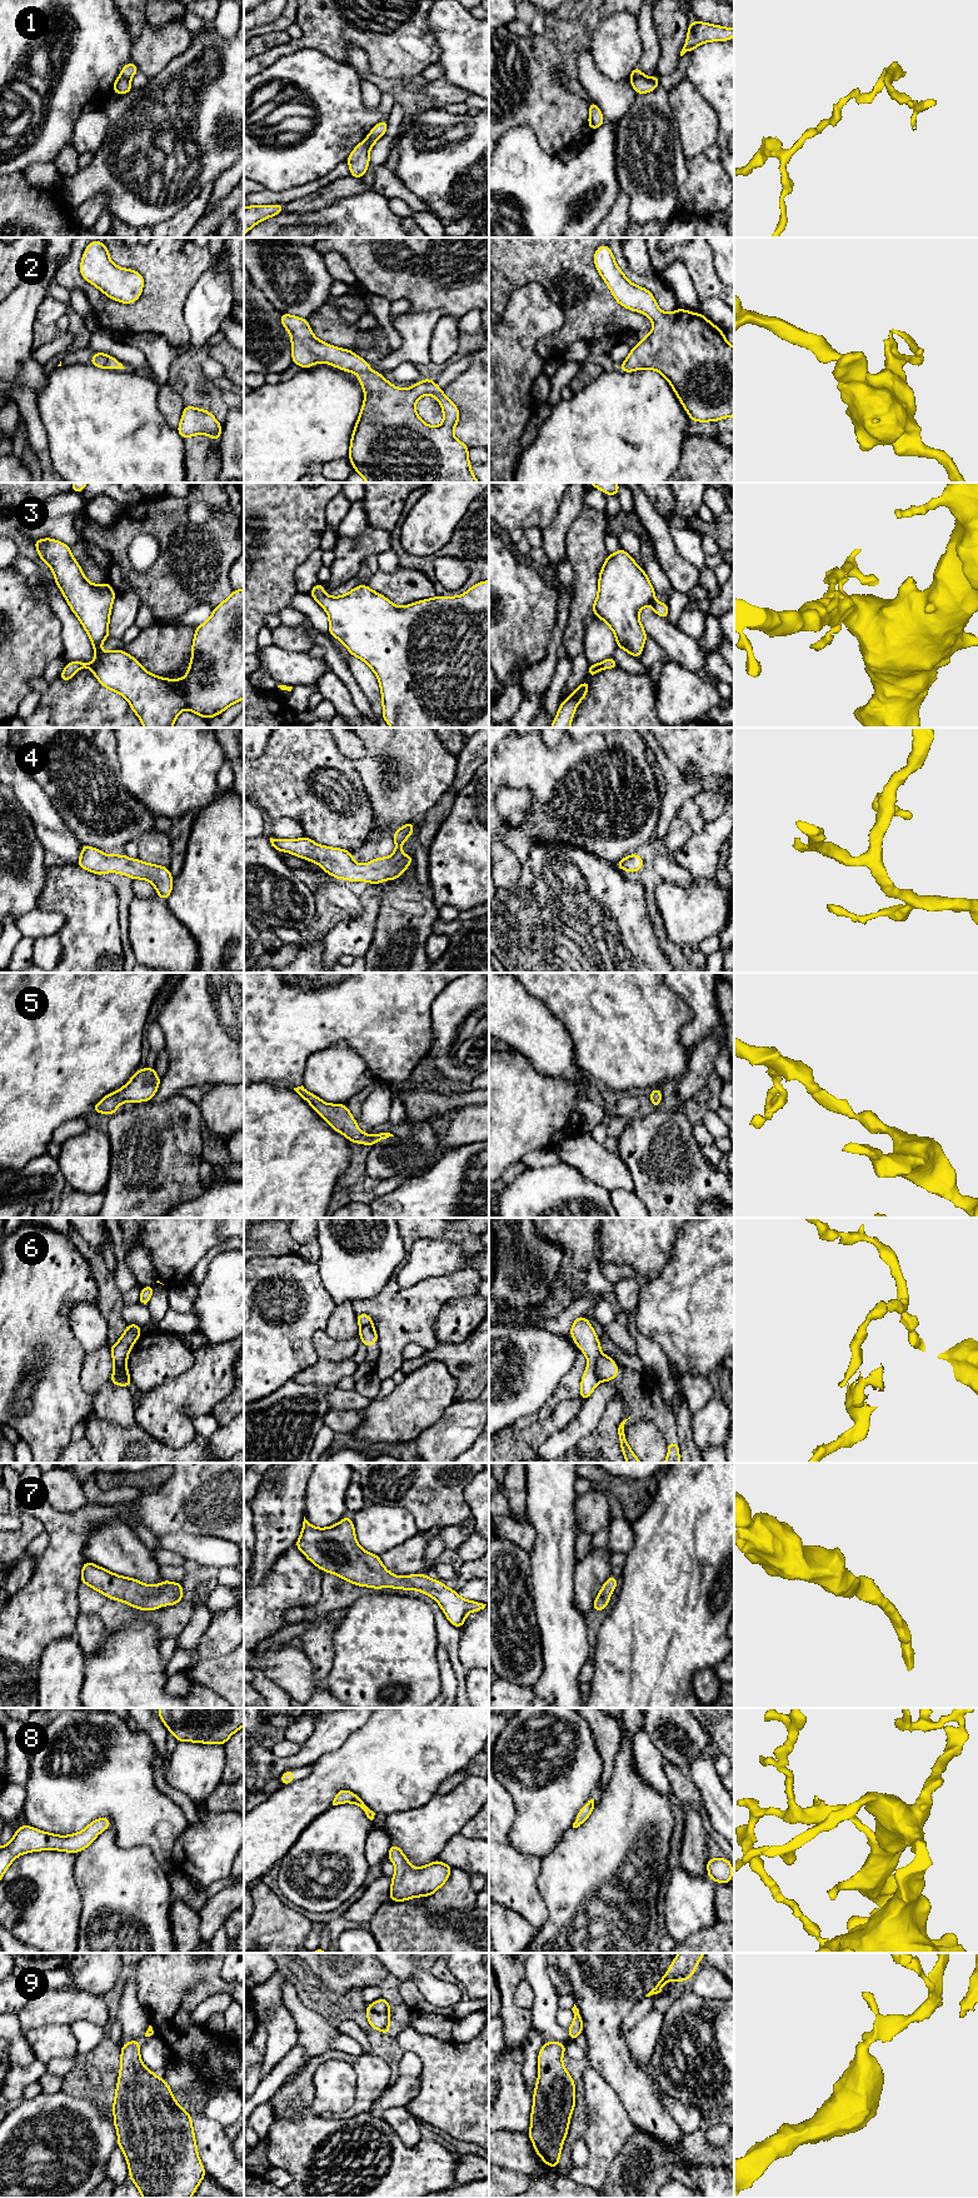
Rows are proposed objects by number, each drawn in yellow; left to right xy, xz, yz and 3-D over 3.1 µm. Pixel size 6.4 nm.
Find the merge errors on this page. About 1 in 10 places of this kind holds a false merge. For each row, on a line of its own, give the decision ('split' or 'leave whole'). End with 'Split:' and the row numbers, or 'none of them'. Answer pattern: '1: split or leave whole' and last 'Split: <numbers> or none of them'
1: split
2: leave whole
3: split
4: leave whole
5: leave whole
6: split
7: leave whole
8: leave whole
9: leave whole
Split: 1, 3, 6

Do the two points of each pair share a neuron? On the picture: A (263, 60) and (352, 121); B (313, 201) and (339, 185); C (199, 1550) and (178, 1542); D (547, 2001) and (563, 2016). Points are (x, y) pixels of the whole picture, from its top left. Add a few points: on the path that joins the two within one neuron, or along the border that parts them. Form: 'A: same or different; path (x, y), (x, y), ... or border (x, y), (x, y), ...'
A: different; border (292, 51), (280, 56), (257, 74)
B: same; path (319, 199), (333, 191)
C: same; path (194, 1548), (183, 1543)
D: different; border (559, 2008), (557, 2022), (565, 2031)

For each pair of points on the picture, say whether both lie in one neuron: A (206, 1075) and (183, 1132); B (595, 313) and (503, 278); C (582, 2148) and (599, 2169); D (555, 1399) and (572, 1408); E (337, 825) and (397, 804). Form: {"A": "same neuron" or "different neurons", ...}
{"A": "different neurons", "B": "same neuron", "C": "different neurons", "D": "different neurons", "E": "different neurons"}

